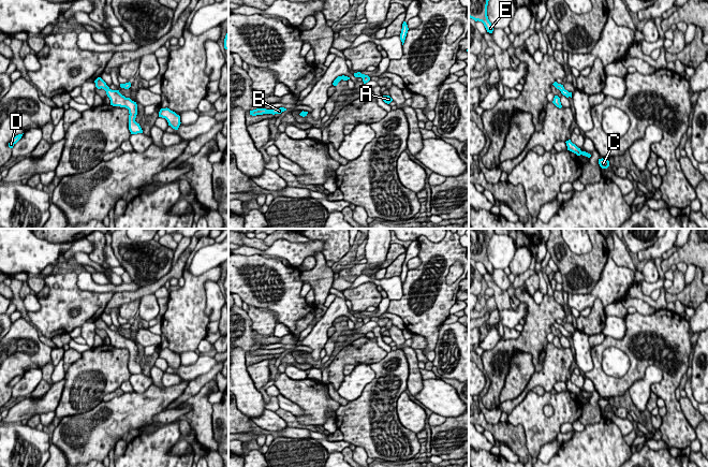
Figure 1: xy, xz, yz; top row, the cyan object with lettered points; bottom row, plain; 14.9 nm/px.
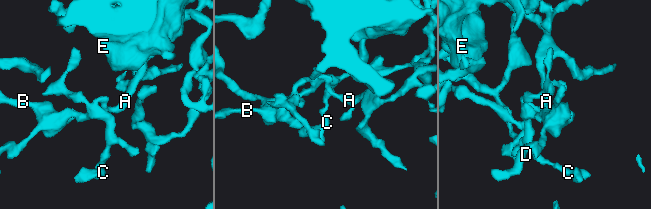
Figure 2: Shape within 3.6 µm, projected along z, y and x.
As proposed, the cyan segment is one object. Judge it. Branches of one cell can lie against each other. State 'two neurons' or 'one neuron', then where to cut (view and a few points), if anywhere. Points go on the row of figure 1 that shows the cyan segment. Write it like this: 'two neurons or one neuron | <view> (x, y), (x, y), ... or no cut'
one neuron | no cut

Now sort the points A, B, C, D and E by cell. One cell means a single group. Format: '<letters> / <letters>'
A B C D E

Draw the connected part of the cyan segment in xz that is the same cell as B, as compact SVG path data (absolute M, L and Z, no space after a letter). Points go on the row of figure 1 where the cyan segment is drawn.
M284 107L280 108L272 108L272 110L266 110L266 108L256 108L253 111L250 111L250 115L256 116L256 115L263 115L263 114L281 114L282 112L286 111Z

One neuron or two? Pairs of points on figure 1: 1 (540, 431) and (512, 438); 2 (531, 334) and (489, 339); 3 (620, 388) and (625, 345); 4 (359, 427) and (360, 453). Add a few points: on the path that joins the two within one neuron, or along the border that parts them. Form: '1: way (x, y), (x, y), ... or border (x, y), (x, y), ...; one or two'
1: border (522, 426), (526, 448), (529, 453); two
2: border (501, 338), (490, 349), (484, 351); two
3: way (630, 377), (634, 373), (634, 355); one
4: border (356, 446), (360, 446), (368, 455); two

